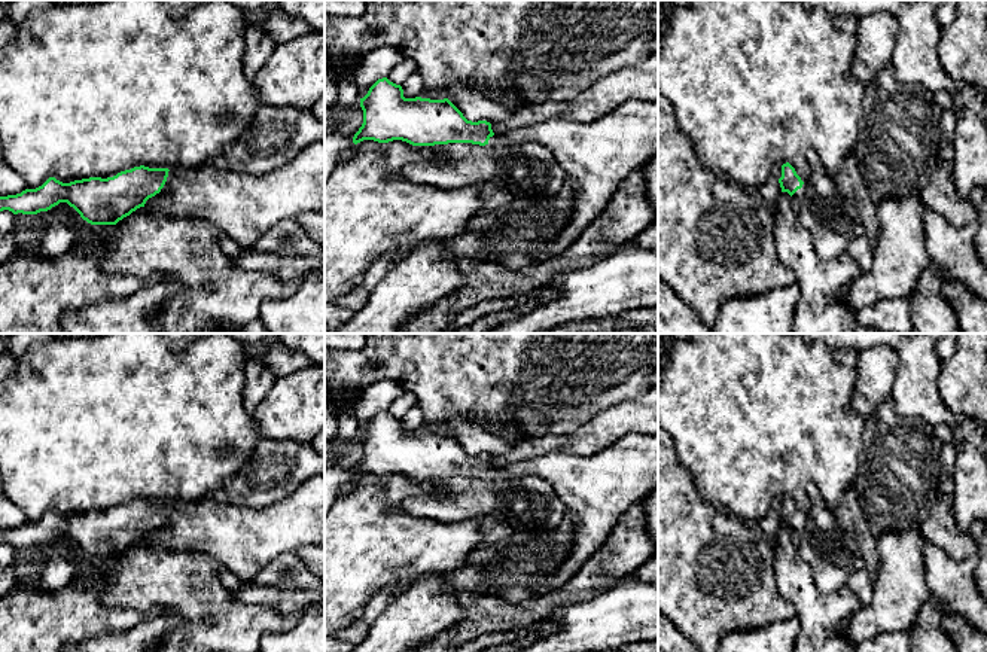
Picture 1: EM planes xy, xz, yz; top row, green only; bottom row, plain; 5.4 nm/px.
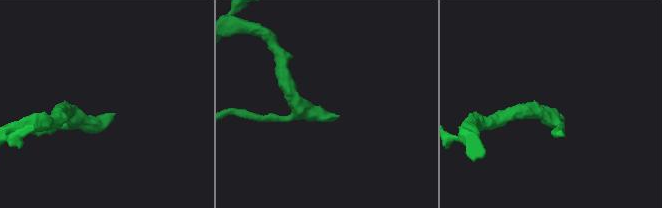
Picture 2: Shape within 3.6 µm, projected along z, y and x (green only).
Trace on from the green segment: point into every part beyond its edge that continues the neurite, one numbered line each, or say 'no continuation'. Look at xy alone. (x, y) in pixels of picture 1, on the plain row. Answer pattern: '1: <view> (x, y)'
1: xy (244, 541)

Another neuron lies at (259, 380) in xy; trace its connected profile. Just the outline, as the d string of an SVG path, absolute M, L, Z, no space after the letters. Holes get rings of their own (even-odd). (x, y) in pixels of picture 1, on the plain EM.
M252 357L246 363L246 384L244 384L244 406L247 411L253 411L255 406L268 394L275 383L274 374L266 365L256 357Z

